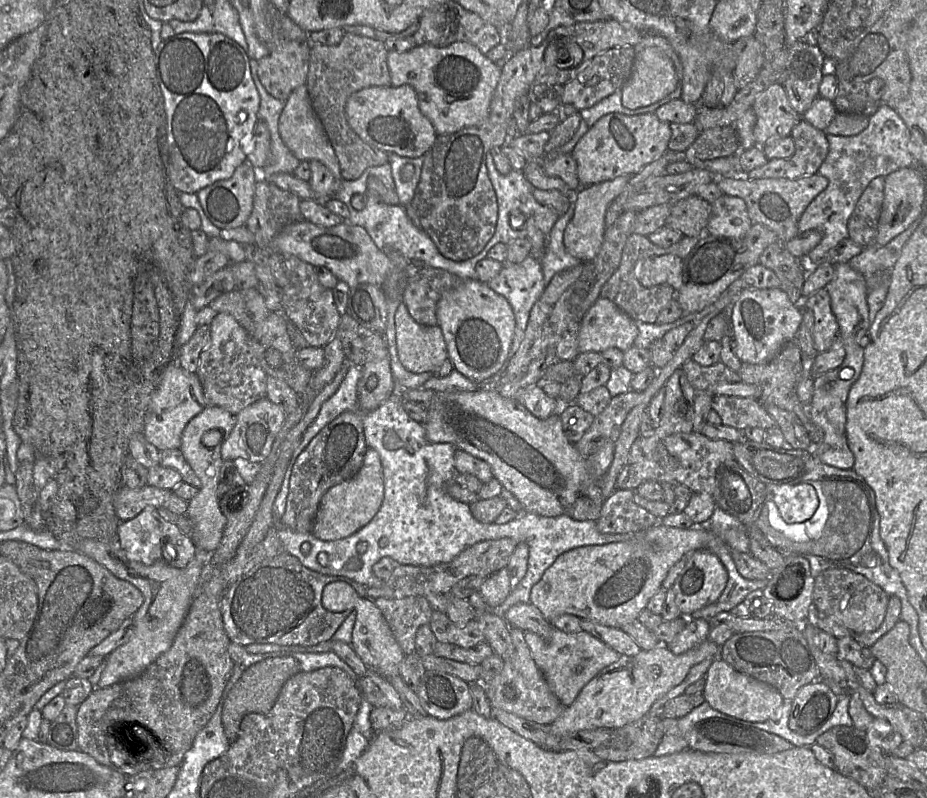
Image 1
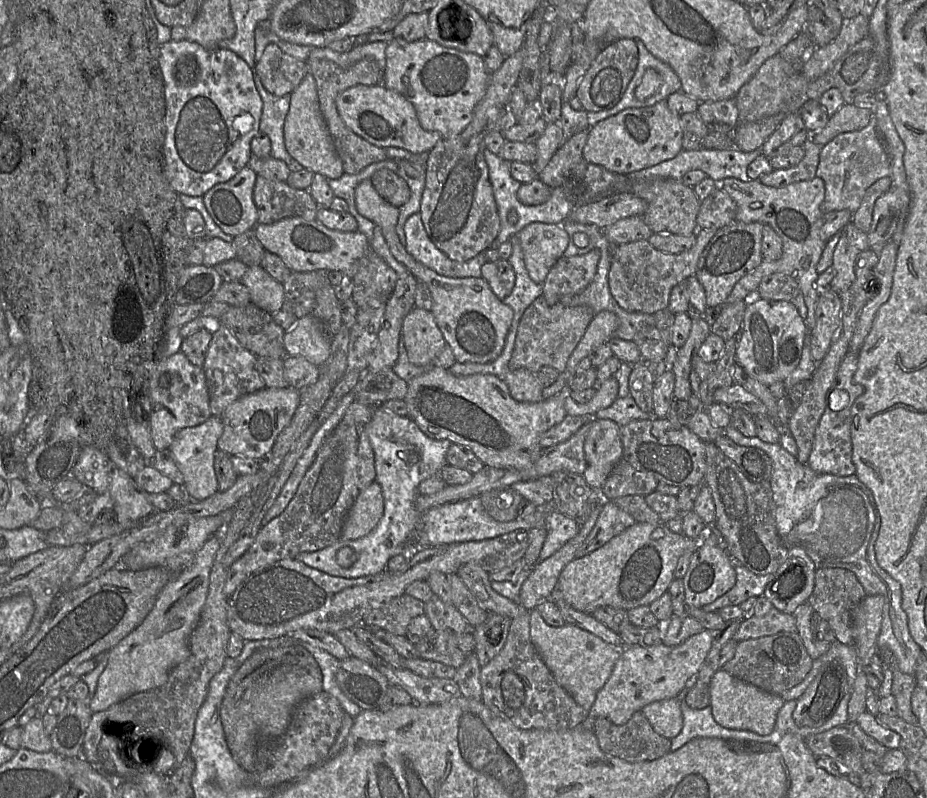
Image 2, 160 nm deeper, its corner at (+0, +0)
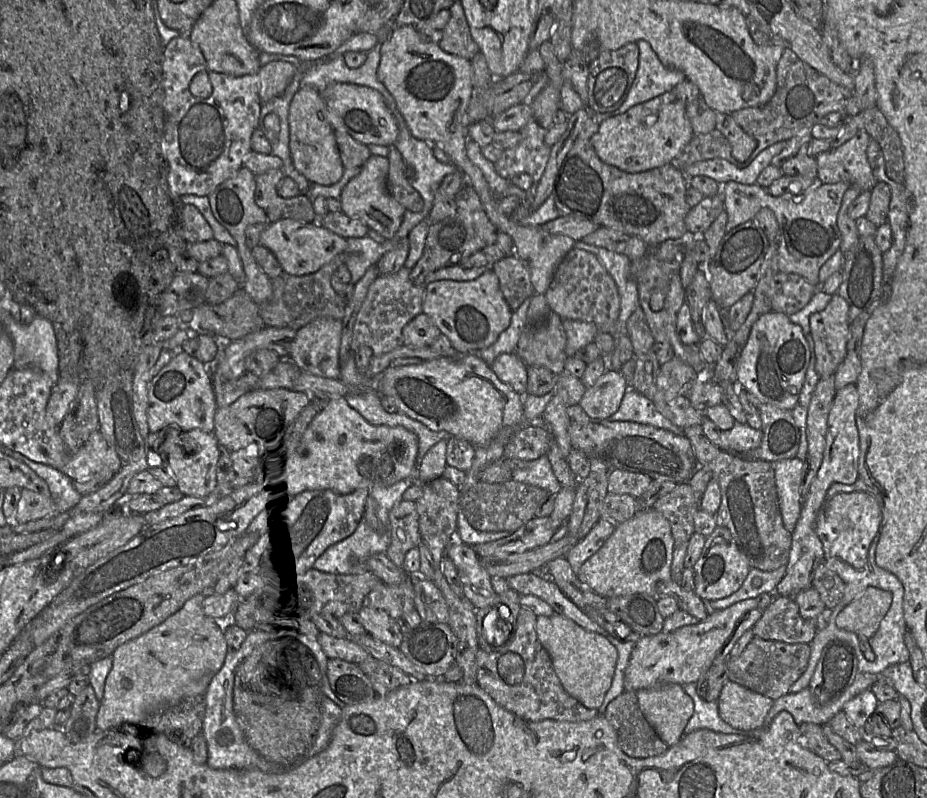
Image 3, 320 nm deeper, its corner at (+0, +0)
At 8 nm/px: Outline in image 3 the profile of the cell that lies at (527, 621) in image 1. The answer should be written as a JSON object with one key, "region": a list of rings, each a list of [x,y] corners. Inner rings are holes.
{"region":[[[455,538],[448,545],[446,556],[457,568],[465,598],[472,603],[475,609],[489,606],[497,594],[492,588],[492,577],[482,567],[480,558],[473,547]]]}

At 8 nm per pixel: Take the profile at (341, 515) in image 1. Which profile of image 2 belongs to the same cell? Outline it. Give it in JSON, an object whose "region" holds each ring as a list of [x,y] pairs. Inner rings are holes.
{"region":[[[377,481],[367,486],[350,507],[340,540],[355,540],[369,534],[379,523],[384,512],[384,497]]]}

